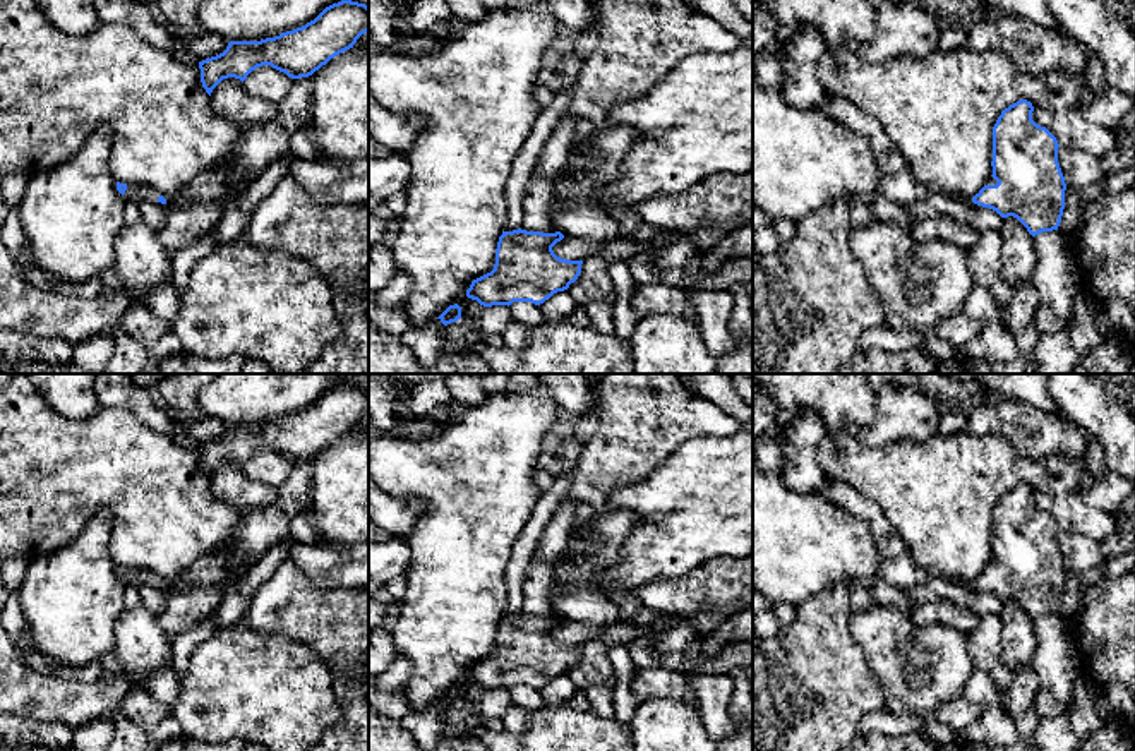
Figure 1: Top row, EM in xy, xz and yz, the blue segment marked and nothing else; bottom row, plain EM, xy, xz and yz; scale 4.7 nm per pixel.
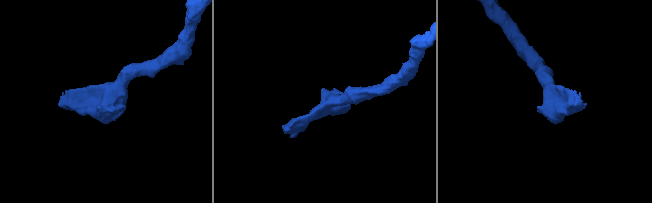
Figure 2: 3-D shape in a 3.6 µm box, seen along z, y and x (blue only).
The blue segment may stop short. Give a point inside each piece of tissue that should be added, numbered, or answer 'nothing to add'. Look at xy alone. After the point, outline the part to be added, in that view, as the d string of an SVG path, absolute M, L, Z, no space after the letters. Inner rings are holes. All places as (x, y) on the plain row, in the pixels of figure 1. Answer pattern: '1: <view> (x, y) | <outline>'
1: xy (134, 576) | M127 568L127 574L123 578L127 585L137 585L137 586L158 586L159 580L161 576L156 573L151 573L147 569L130 569L130 568Z

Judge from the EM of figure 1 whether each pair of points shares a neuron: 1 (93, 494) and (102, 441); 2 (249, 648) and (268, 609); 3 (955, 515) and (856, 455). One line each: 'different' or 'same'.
1: same
2: different
3: same

